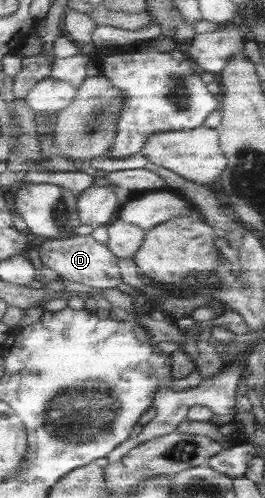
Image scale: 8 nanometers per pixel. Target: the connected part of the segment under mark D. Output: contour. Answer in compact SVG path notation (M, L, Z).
M77 234L76 237L68 239L48 239L40 248L40 256L44 265L56 270L68 284L76 281L96 289L110 289L122 285L123 272L119 256L108 244L99 243L91 234Z

